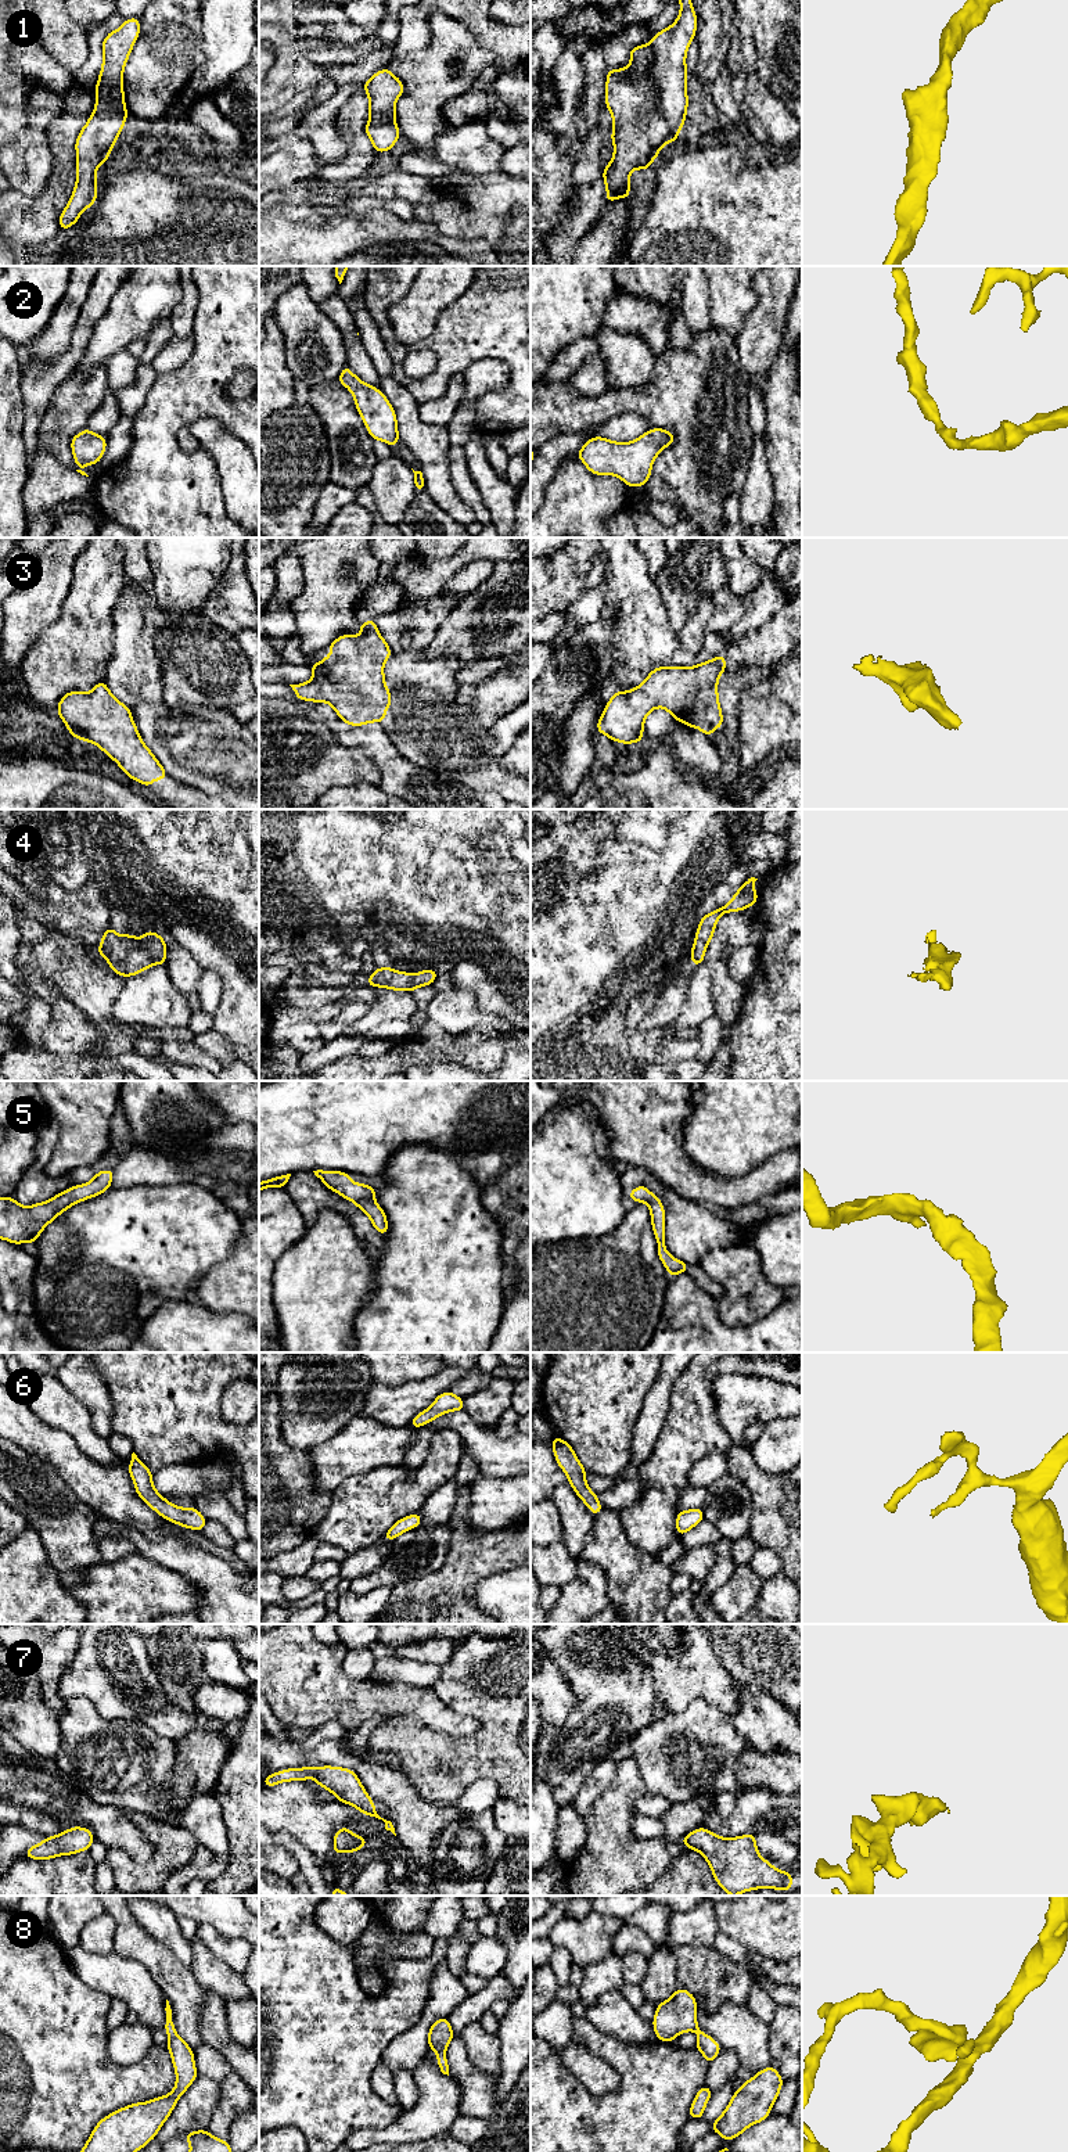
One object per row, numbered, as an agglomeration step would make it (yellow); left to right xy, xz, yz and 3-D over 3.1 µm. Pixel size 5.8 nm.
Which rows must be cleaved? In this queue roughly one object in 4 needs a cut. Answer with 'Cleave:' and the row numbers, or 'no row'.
Cleave: no row

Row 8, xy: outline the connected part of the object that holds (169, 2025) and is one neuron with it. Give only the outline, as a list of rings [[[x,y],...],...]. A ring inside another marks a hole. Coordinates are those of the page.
[[[168,2000],[165,2011],[163,2030],[176,2072],[175,2088],[168,2095],[127,2105],[101,2119],[80,2152],[137,2152],[144,2148],[157,2137],[179,2098],[197,2079],[194,2051],[176,2033]]]

